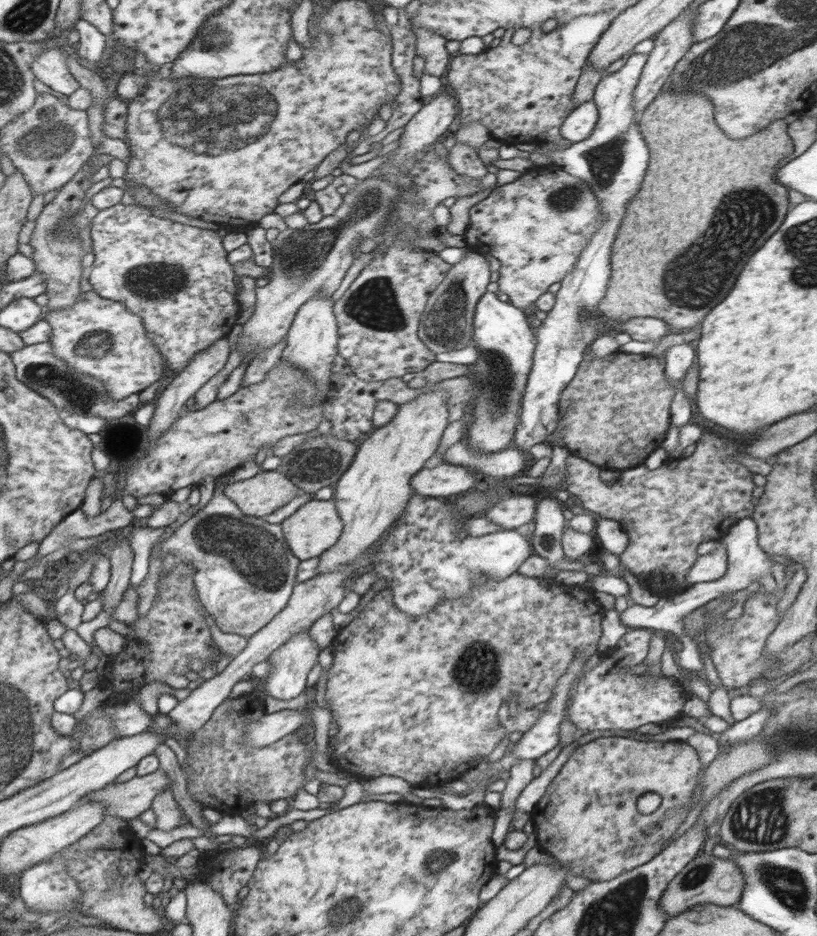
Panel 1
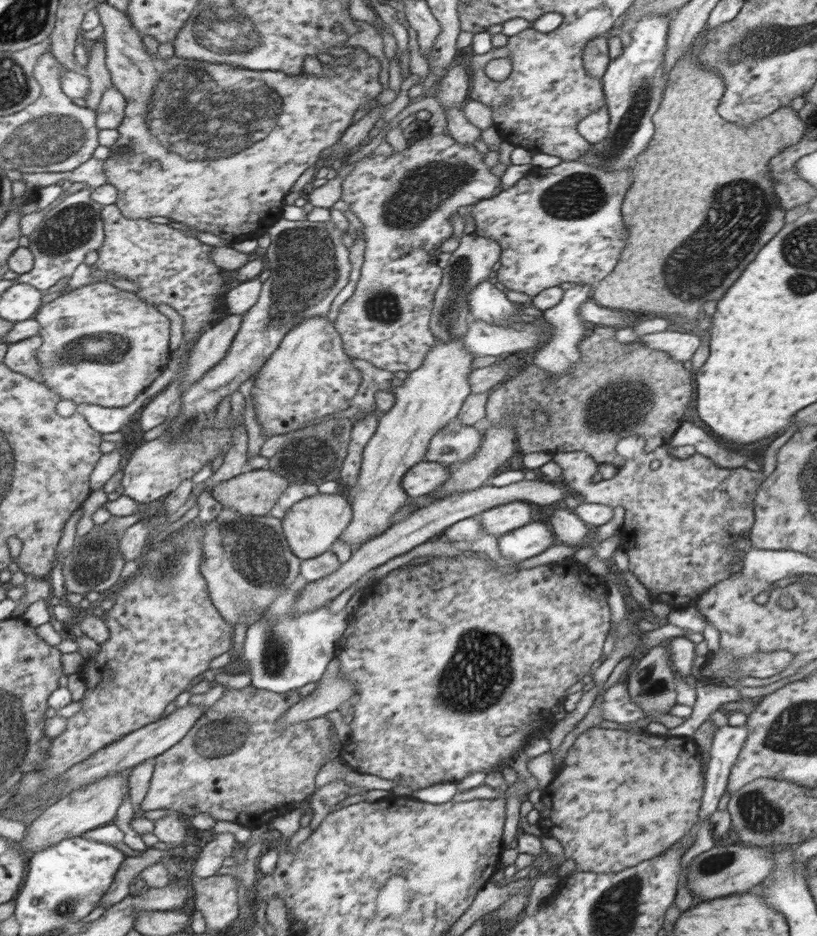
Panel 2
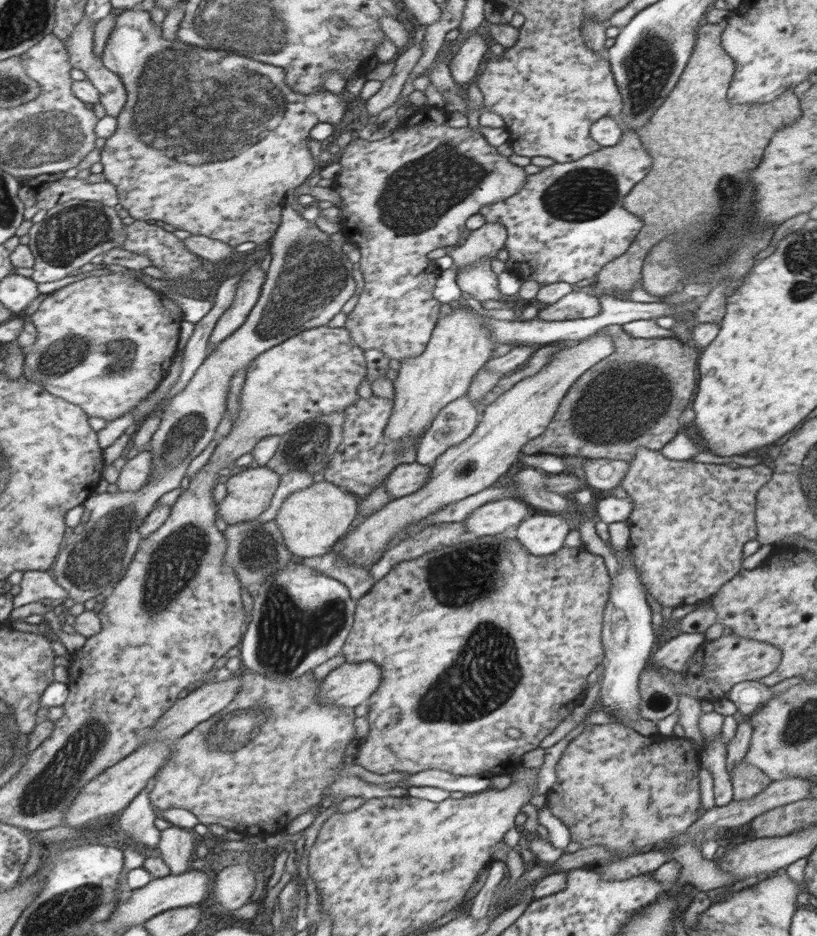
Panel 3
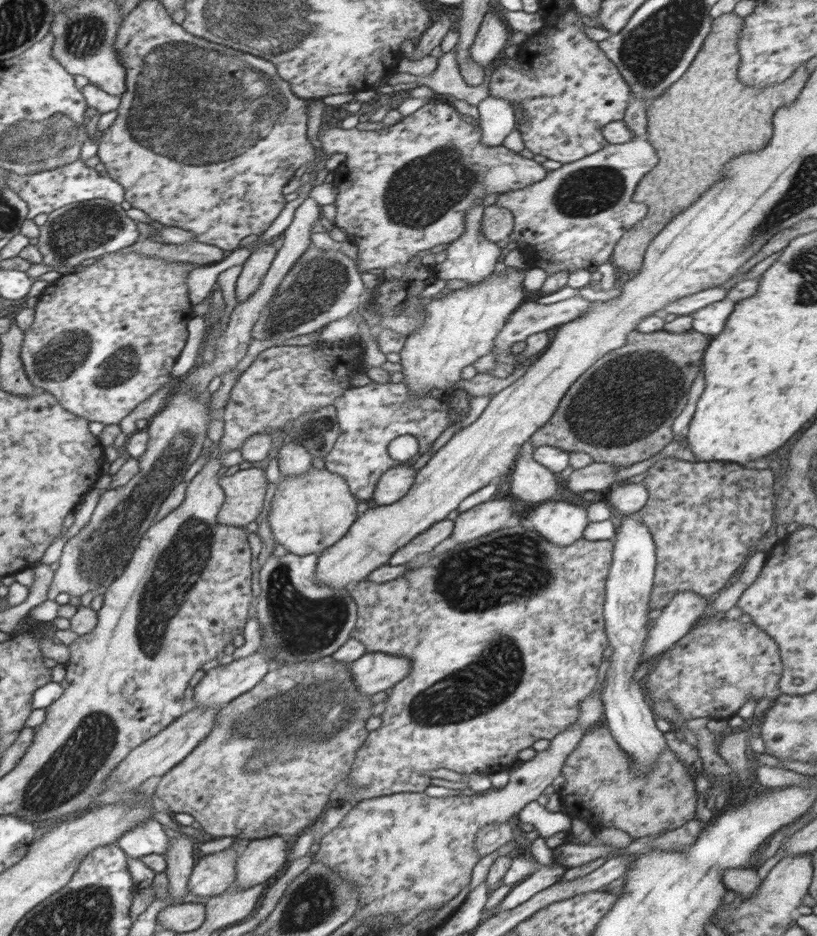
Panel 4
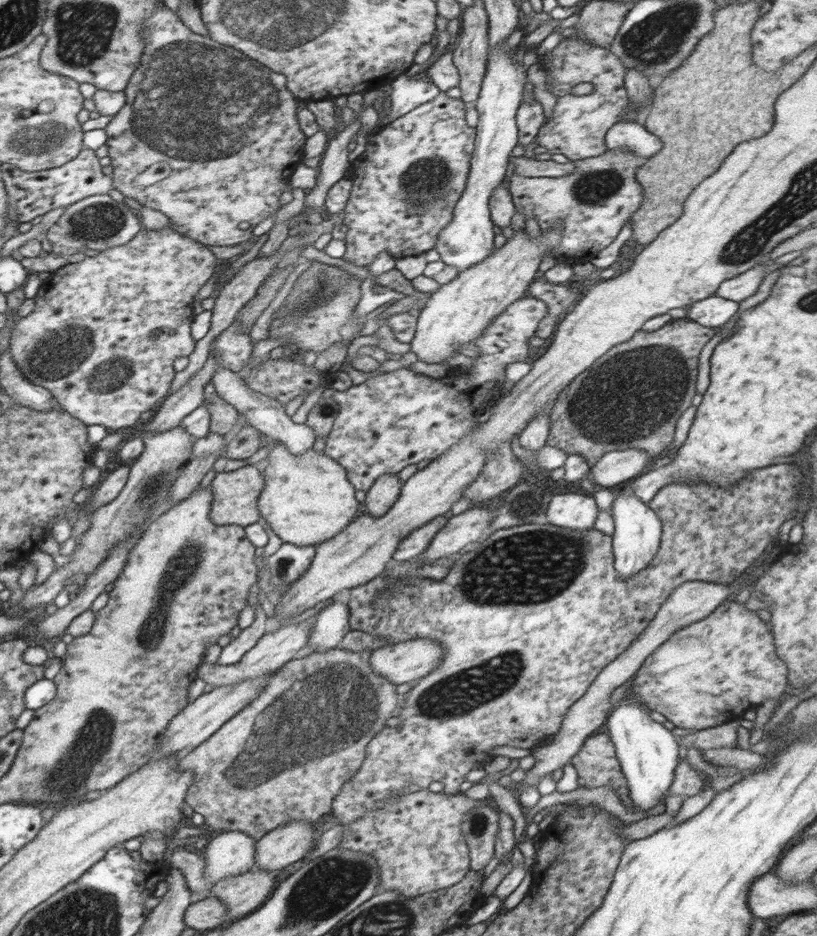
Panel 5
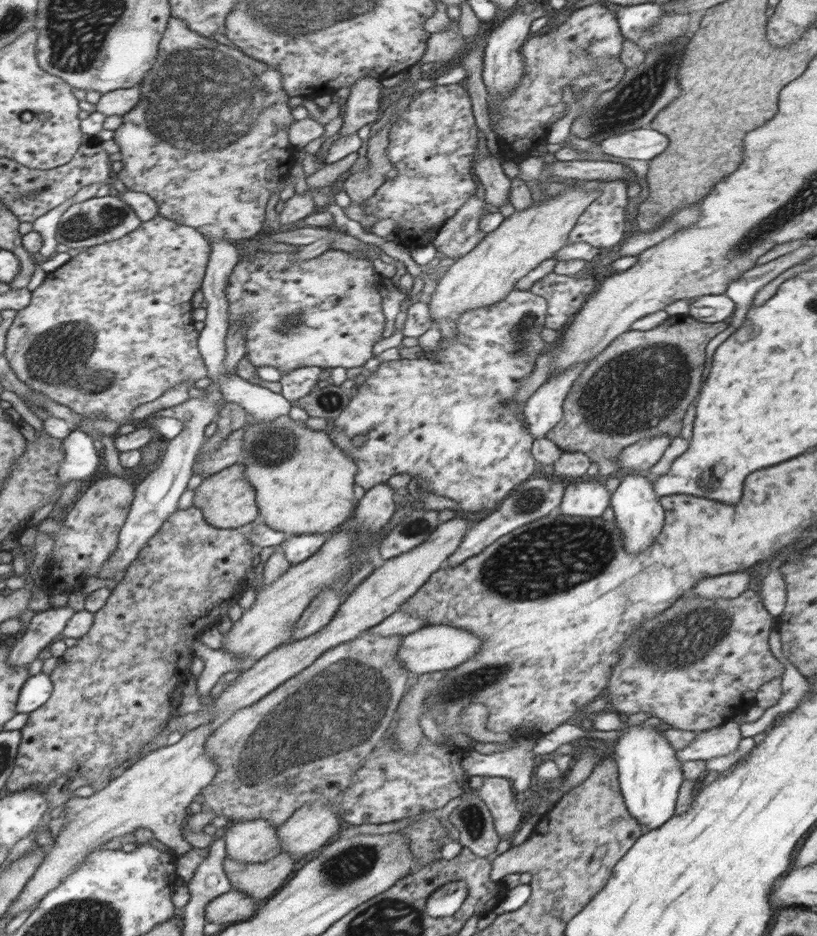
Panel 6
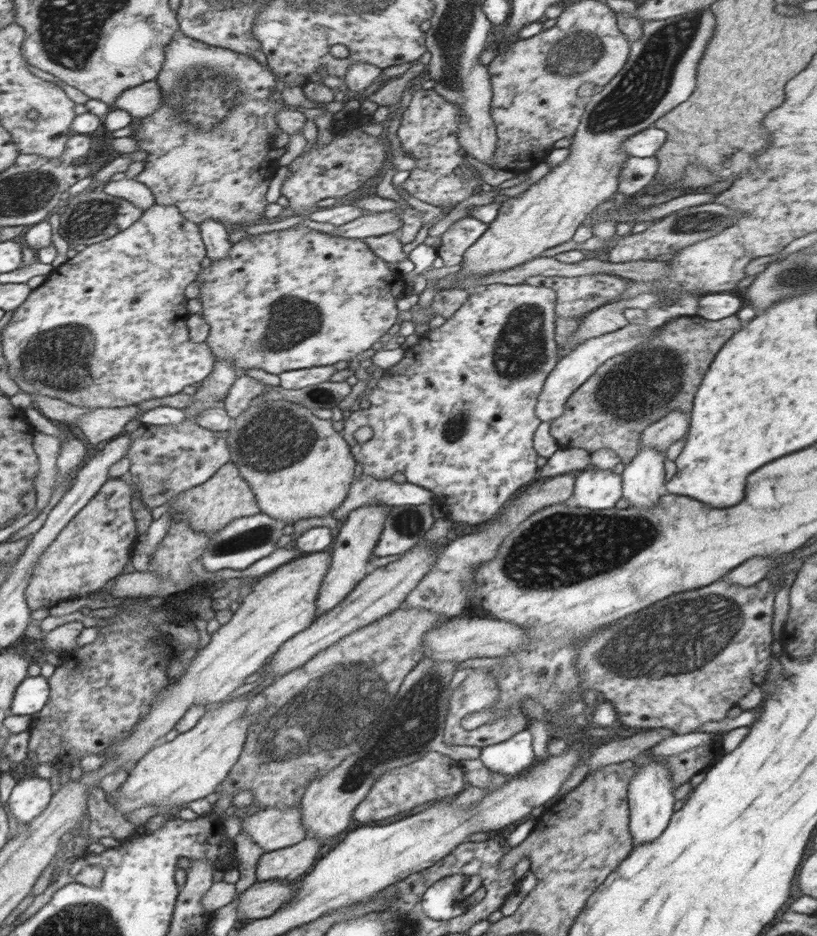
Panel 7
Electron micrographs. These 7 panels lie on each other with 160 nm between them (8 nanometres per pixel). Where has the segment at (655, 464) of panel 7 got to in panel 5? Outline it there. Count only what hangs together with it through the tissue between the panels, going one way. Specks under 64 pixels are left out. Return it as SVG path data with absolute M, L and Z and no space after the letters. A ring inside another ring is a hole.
M628 490L616 494L610 511L615 524L612 535L613 567L621 578L631 578L644 570L656 556L660 546L663 524L647 503L642 502L638 496L634 496Z

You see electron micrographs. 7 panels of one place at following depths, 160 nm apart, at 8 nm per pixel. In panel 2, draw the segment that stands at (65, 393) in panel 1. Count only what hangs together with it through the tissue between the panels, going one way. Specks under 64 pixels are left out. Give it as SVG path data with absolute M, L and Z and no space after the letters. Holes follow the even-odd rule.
M38 334L9 344L3 362L16 372L31 377L32 380L42 381L39 370L41 366L37 359L37 350L42 343L42 337Z

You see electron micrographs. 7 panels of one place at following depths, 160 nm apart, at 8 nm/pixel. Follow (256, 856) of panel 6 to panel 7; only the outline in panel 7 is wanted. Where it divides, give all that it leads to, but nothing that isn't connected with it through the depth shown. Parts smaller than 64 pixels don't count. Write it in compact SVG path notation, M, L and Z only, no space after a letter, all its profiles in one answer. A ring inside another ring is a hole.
M300 802L287 809L262 809L246 817L241 822L241 830L267 853L292 846L306 838L301 818Z

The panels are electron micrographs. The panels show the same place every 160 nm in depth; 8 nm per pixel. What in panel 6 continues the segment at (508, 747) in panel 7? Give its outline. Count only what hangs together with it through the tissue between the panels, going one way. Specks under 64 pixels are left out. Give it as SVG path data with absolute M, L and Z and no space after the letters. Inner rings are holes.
M540 734L516 736L517 744L494 754L480 754L470 750L462 759L462 768L469 777L509 778L514 781L516 794L524 794L534 784L532 772L534 772L535 754L532 748L536 746L539 738ZM528 737L530 739L527 739Z

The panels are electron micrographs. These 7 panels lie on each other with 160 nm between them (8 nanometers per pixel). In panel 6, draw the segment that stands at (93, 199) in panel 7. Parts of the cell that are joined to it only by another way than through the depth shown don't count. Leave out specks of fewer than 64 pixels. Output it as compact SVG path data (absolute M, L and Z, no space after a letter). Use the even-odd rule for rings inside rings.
M114 193L103 194L102 198L92 198L80 204L70 205L60 217L56 229L58 244L69 249L84 250L96 245L118 240L140 226L141 220L133 208L122 202Z

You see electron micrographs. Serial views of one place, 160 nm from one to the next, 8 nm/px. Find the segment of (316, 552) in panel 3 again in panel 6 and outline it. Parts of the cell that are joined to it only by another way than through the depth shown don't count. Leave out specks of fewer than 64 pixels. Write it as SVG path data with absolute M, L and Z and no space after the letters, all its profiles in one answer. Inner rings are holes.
M289 414L266 423L251 420L243 429L244 443L240 461L246 468L246 480L255 488L259 520L269 528L290 535L326 535L351 518L357 506L354 497L356 463L348 459L324 431L312 431L308 429L307 422L293 421Z

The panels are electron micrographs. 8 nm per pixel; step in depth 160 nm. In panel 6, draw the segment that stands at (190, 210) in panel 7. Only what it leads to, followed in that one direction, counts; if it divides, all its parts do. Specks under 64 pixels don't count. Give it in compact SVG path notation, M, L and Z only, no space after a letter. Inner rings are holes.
M171 16L159 42L156 64L148 70L138 84L141 90L139 104L130 112L122 115L122 124L114 131L113 139L120 148L123 168L113 174L113 178L118 178L134 192L148 194L158 204L159 214L168 217L176 224L195 228L209 242L215 240L228 240L237 243L250 241L250 238L258 234L258 231L263 227L266 205L272 193L276 192L278 184L289 175L296 160L294 157L295 148L290 144L288 136L289 128L295 123L295 120L292 116L292 108L288 106L289 96L282 87L281 76L272 76L272 74L276 74L276 71L271 67L268 72L268 65L256 61L252 59L252 56L244 55L241 51L230 48L230 46L220 44L218 41L213 41L194 32L182 19Z

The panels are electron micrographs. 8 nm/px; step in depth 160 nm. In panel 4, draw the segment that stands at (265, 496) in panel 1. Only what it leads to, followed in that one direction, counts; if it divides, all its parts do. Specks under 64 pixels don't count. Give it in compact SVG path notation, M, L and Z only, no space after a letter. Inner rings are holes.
M239 470L232 476L220 478L219 485L225 492L223 505L217 514L220 524L240 528L260 516L268 486L265 470Z

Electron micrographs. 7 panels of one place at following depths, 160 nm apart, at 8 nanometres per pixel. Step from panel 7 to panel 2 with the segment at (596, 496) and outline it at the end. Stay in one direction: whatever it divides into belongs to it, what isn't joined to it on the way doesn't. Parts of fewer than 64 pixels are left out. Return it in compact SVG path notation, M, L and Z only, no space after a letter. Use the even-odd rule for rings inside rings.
M531 521L498 540L500 554L508 560L526 560L557 544L554 532L541 521Z

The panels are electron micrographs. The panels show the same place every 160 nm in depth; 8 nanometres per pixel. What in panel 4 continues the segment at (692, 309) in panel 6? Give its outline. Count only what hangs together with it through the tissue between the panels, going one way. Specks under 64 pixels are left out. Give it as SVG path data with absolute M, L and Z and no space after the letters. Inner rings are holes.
M722 299L697 310L692 314L693 330L709 335L711 338L720 334L735 304L736 302L731 299Z

